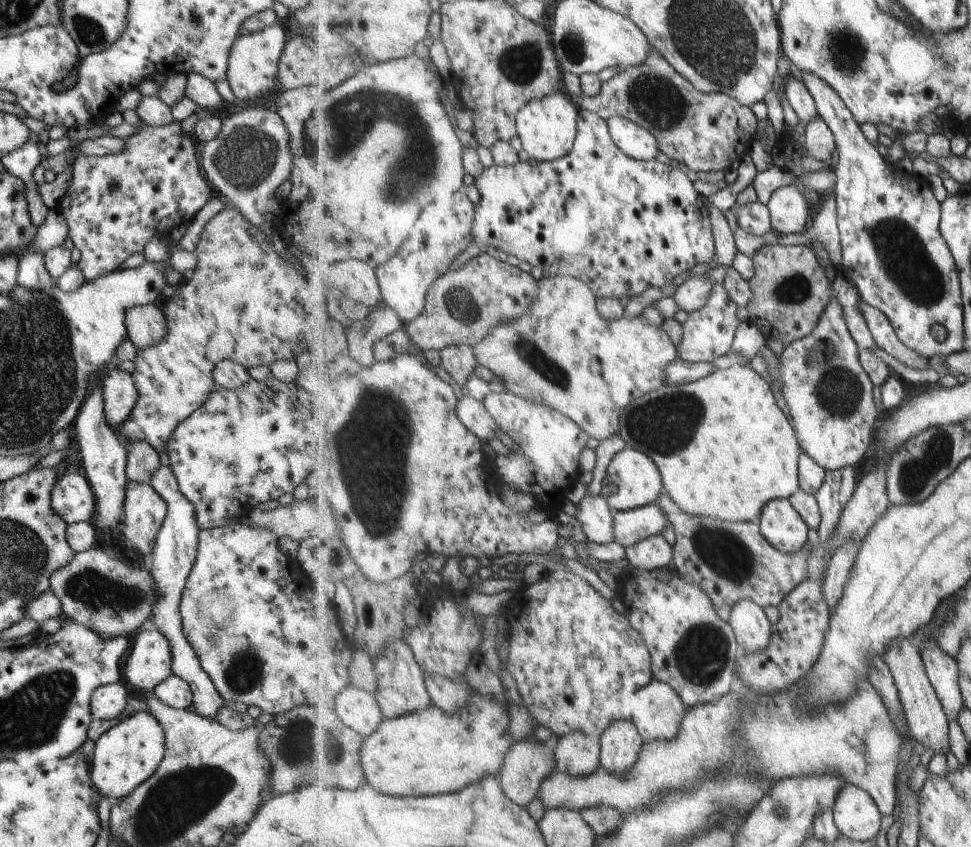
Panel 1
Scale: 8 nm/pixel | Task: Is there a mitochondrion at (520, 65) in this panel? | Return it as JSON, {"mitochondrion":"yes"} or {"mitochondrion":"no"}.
{"mitochondrion":"yes"}

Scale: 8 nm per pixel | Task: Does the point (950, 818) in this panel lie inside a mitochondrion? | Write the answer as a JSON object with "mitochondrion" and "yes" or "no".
{"mitochondrion":"yes"}

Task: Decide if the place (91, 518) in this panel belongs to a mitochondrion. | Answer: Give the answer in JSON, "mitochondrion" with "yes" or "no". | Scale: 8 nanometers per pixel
{"mitochondrion":"no"}

